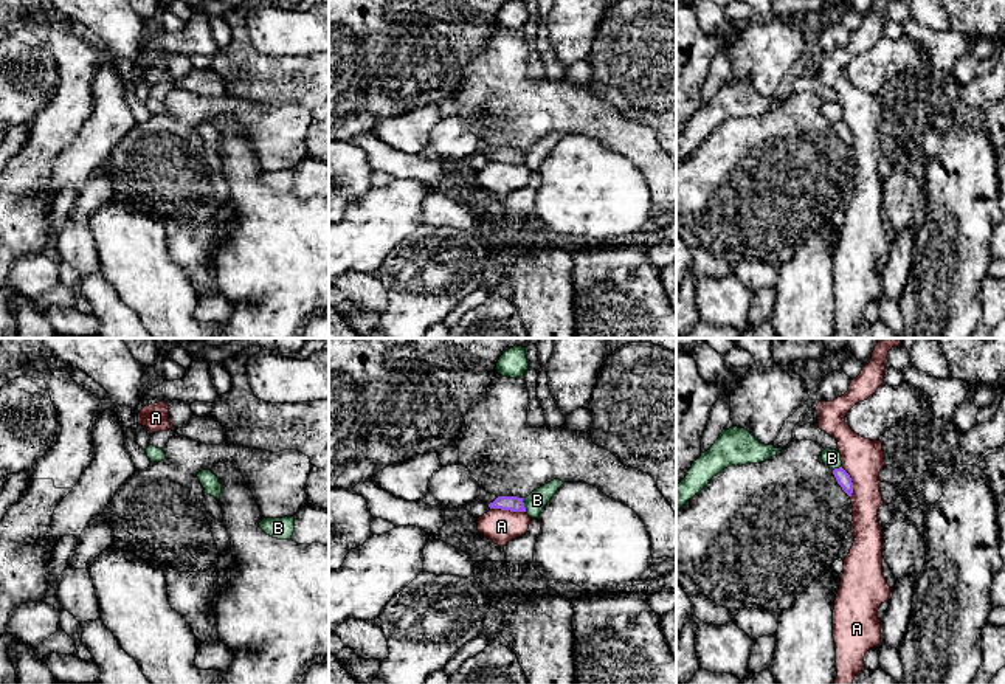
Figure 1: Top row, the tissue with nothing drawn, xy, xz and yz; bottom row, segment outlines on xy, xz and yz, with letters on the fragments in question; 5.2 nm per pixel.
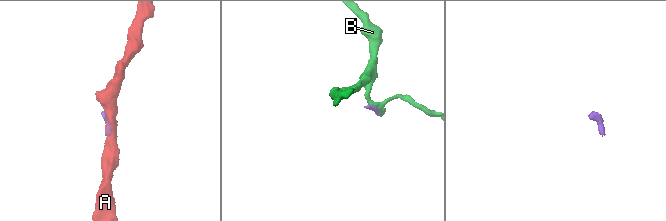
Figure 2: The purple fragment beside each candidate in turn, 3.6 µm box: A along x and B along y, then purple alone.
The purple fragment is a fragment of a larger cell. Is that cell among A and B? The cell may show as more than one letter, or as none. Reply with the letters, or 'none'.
none

